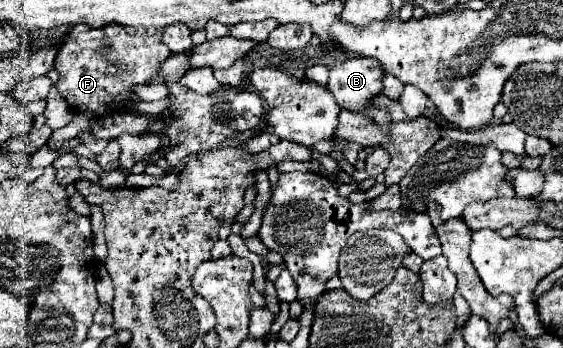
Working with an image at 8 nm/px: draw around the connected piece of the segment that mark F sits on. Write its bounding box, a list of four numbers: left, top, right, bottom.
[55,25,171,119]

